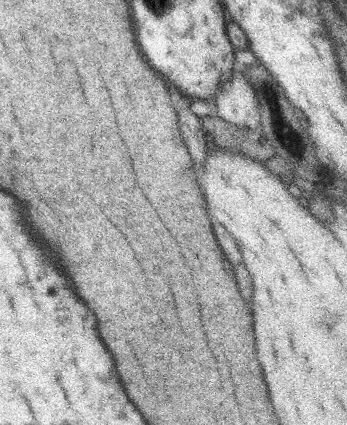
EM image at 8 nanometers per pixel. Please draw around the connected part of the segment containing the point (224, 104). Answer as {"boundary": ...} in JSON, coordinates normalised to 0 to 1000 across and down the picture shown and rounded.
{"boundary":[[[686,158],[617,226],[622,273],[715,311],[749,301],[749,249],[735,214]]]}

